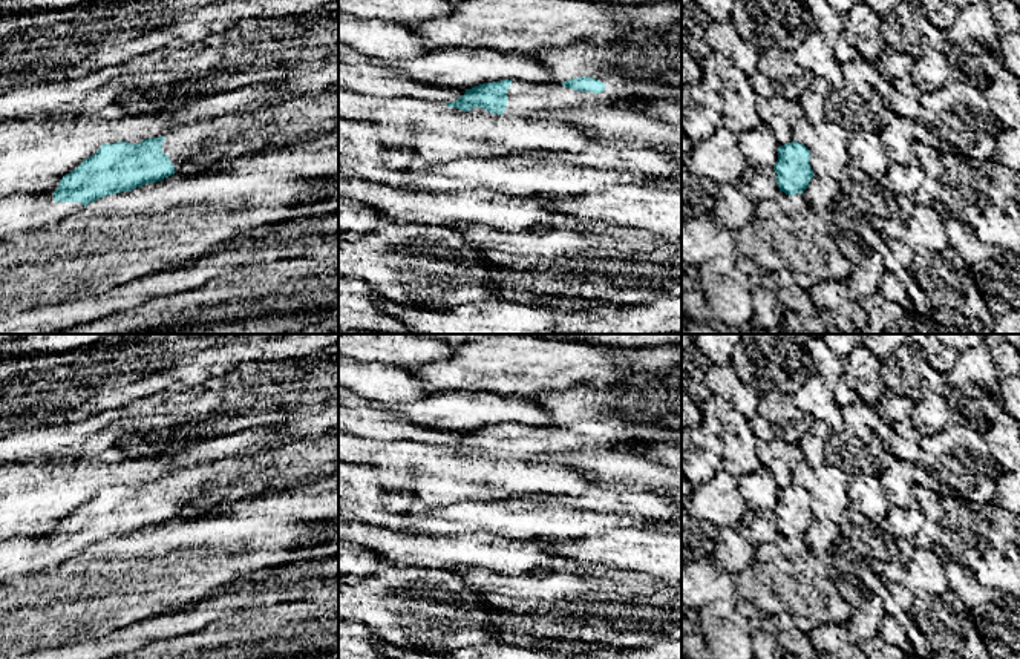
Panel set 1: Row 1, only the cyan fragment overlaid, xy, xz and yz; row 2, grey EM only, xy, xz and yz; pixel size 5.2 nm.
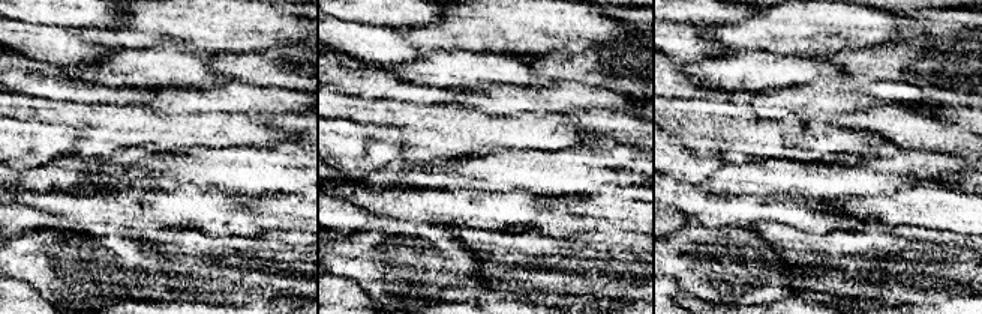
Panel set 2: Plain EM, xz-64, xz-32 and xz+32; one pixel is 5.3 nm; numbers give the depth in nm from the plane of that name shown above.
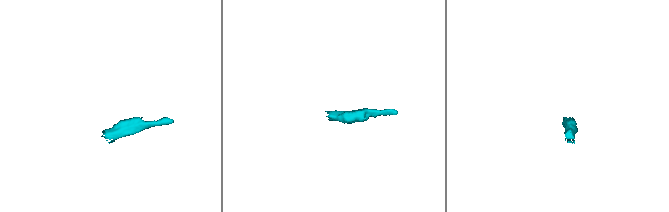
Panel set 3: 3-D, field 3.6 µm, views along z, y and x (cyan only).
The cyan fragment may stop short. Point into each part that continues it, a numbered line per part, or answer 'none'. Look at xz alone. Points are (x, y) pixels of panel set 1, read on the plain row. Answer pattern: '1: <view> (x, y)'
1: xz (523, 440)

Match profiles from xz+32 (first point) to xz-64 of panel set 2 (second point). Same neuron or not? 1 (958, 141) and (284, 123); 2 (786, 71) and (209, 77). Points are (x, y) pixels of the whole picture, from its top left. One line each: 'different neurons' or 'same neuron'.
1: same neuron
2: same neuron

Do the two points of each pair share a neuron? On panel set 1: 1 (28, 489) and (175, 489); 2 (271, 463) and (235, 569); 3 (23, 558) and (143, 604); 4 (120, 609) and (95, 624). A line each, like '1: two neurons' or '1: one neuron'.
1: two neurons
2: two neurons
3: two neurons
4: one neuron

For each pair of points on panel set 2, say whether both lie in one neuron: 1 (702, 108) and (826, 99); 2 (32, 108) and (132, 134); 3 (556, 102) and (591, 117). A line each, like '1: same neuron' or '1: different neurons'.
1: different neurons
2: same neuron
3: different neurons

